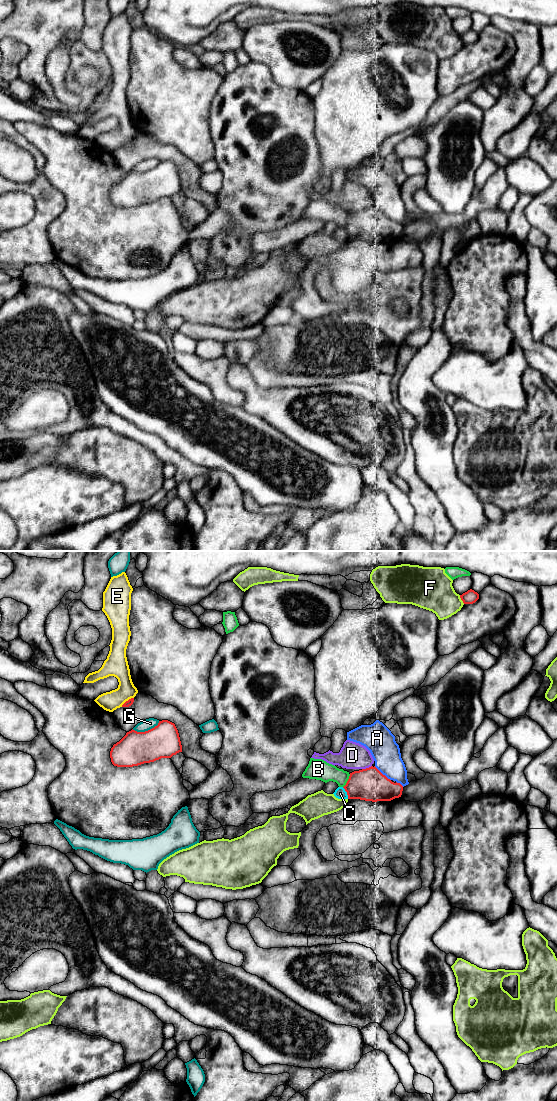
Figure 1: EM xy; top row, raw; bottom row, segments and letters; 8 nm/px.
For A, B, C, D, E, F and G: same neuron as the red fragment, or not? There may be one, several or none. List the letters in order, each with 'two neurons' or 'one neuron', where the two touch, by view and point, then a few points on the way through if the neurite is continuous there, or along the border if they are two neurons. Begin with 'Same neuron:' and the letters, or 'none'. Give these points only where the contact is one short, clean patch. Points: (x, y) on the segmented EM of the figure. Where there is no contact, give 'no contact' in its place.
Same neuron: none
A: two neurons; contact xy (381, 773)
B: two neurons; contact xy (347, 781)
C: two neurons; contact xy (347, 793); border xy (342, 787), (348, 798)
D: two neurons; contact xy (366, 768)
E: two neurons; contact xy (128, 700)
F: two neurons; contact xy (461, 599)
G: two neurons; contact xy (146, 731)

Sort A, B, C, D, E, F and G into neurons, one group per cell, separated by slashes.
A / B / C / D / E / F / G

